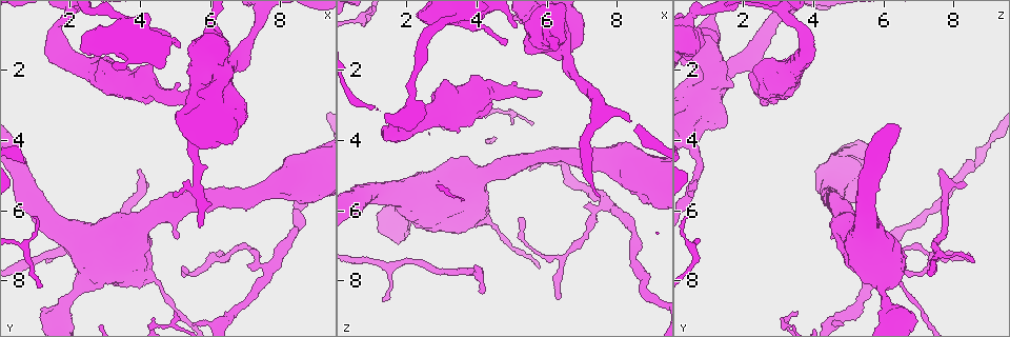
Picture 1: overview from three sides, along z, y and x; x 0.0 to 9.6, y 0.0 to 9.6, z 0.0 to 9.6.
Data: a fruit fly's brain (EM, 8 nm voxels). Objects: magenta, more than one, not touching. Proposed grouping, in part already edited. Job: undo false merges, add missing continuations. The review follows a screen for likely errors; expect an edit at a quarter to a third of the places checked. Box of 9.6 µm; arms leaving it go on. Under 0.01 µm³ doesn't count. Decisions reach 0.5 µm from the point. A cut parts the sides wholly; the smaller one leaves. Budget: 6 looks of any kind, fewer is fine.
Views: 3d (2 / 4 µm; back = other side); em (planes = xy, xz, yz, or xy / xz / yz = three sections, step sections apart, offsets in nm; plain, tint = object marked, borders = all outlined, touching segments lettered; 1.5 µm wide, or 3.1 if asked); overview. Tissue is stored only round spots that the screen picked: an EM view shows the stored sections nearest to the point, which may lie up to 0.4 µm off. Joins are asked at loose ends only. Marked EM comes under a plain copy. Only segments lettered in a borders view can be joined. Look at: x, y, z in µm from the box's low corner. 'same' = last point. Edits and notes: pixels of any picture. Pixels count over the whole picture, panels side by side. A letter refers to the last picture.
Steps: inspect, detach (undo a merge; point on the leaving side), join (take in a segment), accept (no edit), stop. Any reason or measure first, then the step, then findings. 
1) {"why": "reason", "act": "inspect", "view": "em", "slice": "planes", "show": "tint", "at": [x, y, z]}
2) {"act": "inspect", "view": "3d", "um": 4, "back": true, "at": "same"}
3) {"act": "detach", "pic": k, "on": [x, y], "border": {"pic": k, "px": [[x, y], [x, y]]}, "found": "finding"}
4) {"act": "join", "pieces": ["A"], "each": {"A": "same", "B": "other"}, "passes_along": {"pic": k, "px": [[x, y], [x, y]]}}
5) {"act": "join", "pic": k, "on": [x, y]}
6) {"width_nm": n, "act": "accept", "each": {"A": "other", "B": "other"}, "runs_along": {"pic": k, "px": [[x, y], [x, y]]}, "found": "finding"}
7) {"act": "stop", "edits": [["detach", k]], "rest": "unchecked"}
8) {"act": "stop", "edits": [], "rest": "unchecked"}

{"why": "an open end", "act": "inspect", "view": "em", "slice": "planes", "show": "tint", "at": [1.30, 7.45, 8.60]}

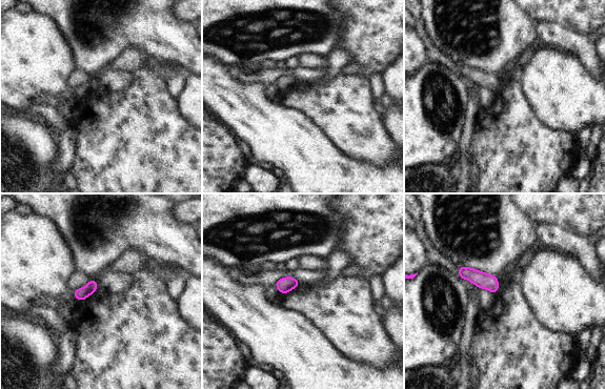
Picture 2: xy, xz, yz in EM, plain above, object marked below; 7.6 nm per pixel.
{"why": "what lies round it", "act": "inspect", "view": "em", "slice": "planes", "show": "borders", "at": "same"}

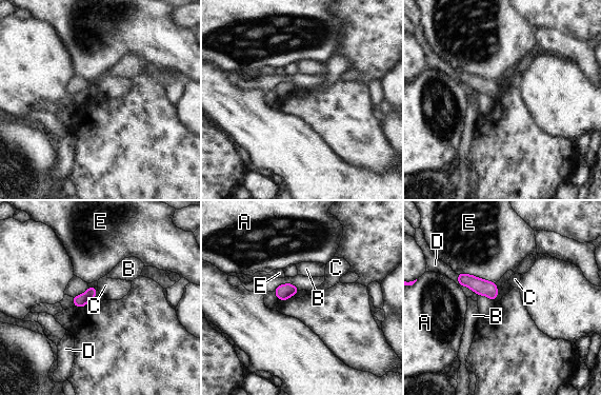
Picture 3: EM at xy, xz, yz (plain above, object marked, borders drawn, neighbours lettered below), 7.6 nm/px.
{"width_nm": 90, "act": "accept", "each": {"A": "other", "B": "other", "C": "other", "D": "other", "E": "other"}, "border": {"pic": 3, "px": [[457, 273], [468, 273], [495, 282]]}, "found": "no lettered segment goes on from it"}

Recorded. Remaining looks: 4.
{"why": "tapers out", "act": "inspect", "view": "em", "slice": "planes", "show": "borders", "at": [5.15, 7.65, 6.25]}

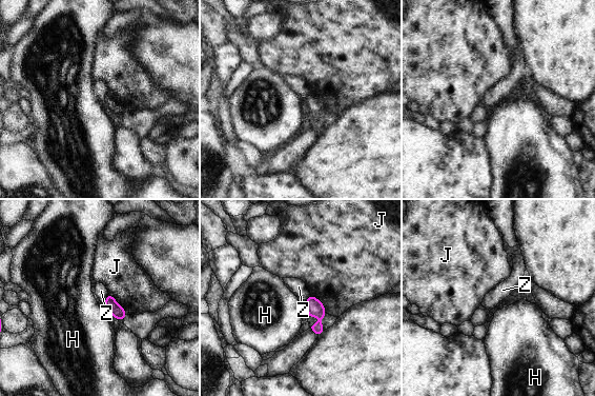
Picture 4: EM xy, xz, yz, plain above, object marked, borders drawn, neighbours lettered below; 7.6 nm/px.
{"longest_contact_nm": ["J", 220], "act": "accept", "each": {"H": "other", "J": "other", "Z": "other"}, "found": "no lettered segment goes on from it"}

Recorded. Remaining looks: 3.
{"why": "branch stops here", "act": "inspect", "view": "em", "slice": "planes", "show": "borders", "at": [4.05, 4.75, 7.60]}

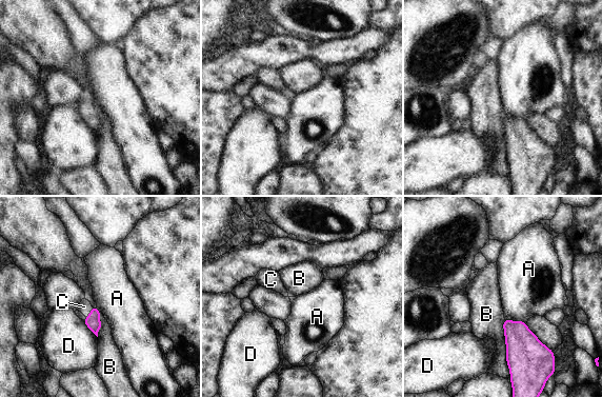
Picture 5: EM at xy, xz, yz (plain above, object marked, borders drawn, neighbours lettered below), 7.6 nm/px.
{"act": "join", "pieces": ["C"], "each": {"A": "other", "B": "other", "C": "same", "D": "other"}, "passes_along": {"pic": 5, "px": [[93, 321], [91, 312], [84, 306]]}, "found": "it goes on there"}

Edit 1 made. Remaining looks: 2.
{"act": "stop", "edits": [["join", 5]], "rest": "unchecked"}

